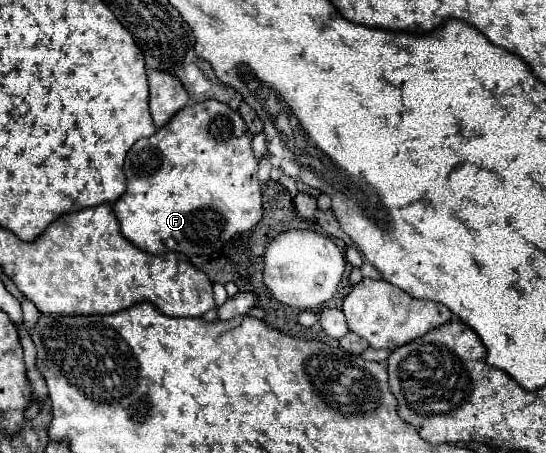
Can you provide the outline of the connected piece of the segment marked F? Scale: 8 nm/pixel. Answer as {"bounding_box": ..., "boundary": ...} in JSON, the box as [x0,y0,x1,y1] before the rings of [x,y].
{"bounding_box":[113,99,263,255],"boundary":[[[207,99],[201,103],[193,103],[183,107],[181,111],[177,111],[167,125],[163,125],[161,129],[157,129],[155,135],[139,139],[127,153],[125,157],[125,177],[127,177],[127,189],[125,193],[113,203],[113,211],[117,215],[117,221],[121,225],[121,233],[125,235],[125,239],[129,239],[133,245],[141,247],[143,251],[149,253],[165,253],[165,251],[179,251],[185,255],[209,255],[213,251],[219,251],[233,235],[237,233],[245,233],[249,229],[253,229],[261,215],[263,215],[263,195],[261,195],[261,183],[255,177],[257,175],[257,159],[251,151],[251,139],[253,133],[247,129],[247,125],[243,123],[241,115],[237,111],[233,111],[231,107],[227,107],[221,101],[215,99]]]}

